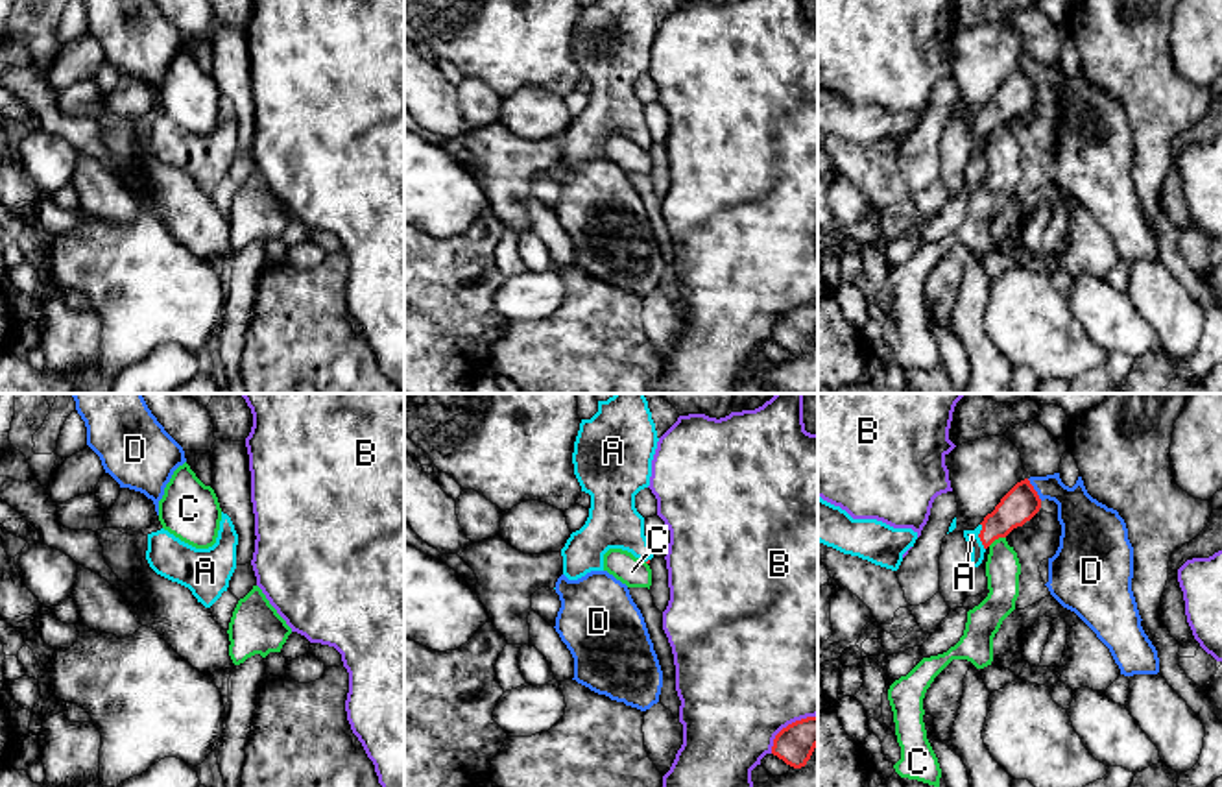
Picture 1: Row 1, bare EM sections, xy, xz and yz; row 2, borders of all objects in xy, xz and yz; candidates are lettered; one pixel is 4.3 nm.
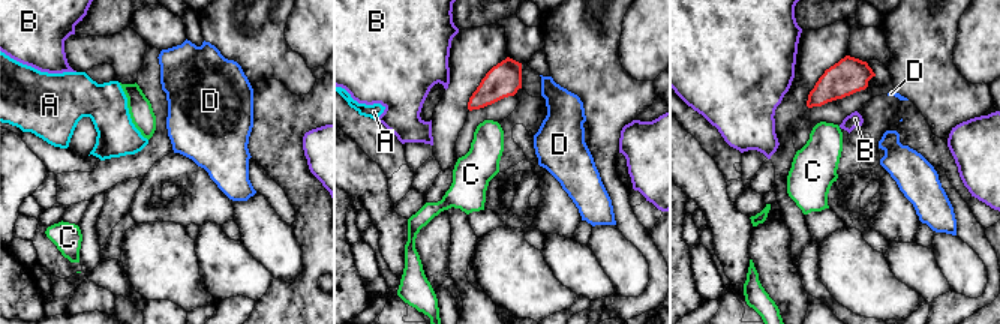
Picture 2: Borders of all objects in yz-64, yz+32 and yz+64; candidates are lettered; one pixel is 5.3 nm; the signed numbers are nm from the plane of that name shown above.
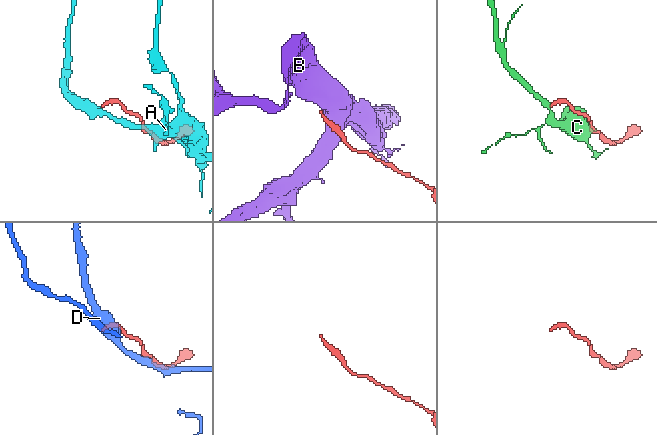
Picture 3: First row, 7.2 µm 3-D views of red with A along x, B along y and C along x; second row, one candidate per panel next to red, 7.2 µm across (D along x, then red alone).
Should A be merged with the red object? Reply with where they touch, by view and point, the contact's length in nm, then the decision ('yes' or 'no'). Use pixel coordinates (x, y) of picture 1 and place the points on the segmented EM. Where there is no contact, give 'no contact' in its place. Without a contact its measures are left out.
meets red in yz at (979, 536); contact 120 nm long; yes

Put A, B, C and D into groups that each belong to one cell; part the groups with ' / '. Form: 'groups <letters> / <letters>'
groups A / B / C / D

